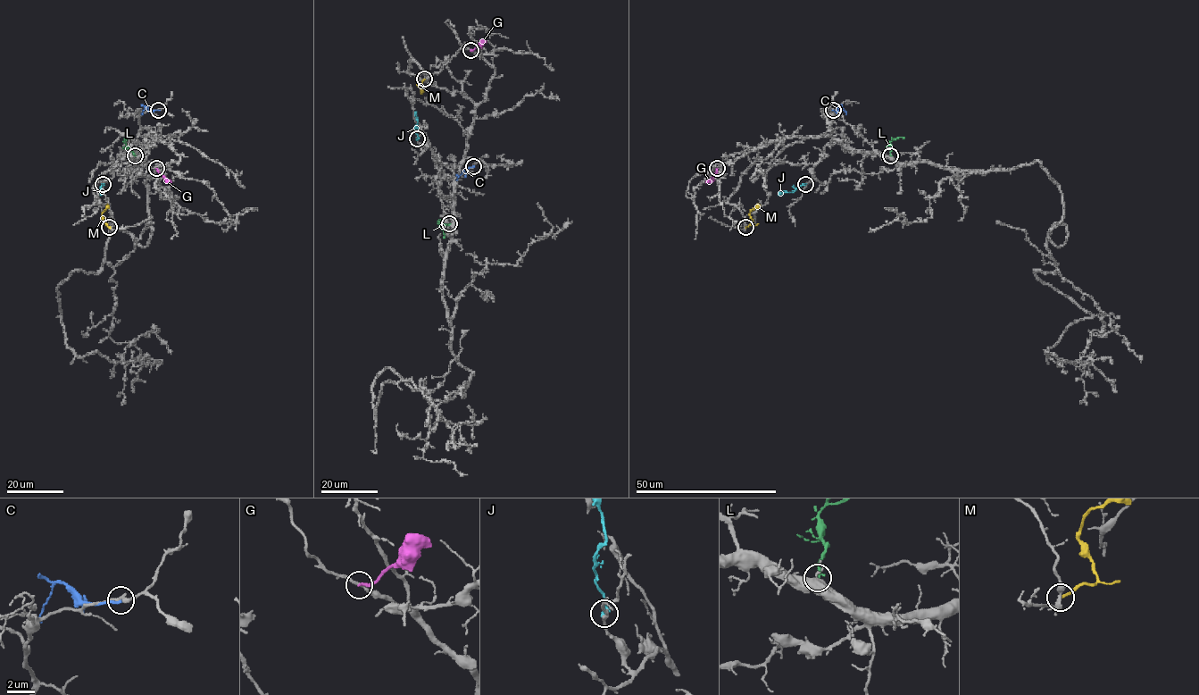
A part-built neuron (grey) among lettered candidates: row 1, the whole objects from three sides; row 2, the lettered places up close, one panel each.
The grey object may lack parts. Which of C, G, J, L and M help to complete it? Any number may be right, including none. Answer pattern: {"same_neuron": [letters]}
{"same_neuron": ["L"]}

